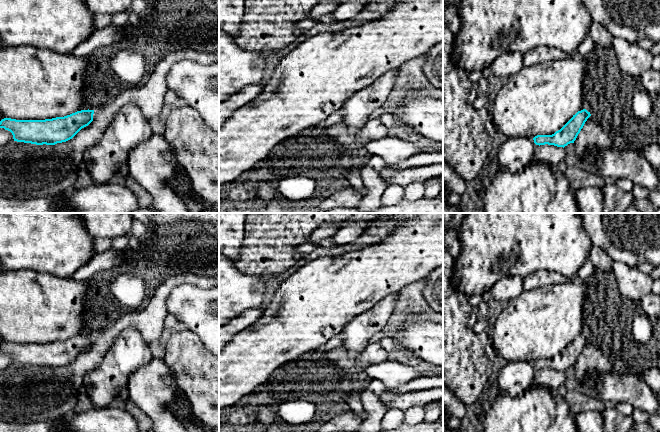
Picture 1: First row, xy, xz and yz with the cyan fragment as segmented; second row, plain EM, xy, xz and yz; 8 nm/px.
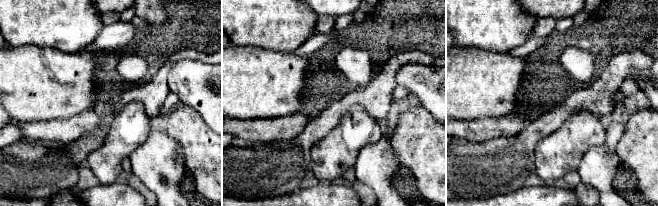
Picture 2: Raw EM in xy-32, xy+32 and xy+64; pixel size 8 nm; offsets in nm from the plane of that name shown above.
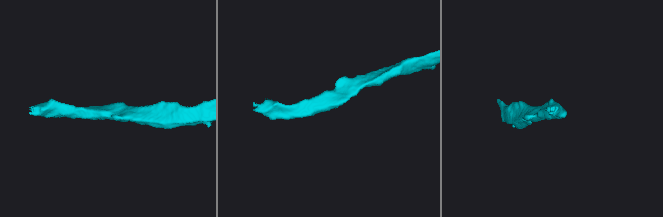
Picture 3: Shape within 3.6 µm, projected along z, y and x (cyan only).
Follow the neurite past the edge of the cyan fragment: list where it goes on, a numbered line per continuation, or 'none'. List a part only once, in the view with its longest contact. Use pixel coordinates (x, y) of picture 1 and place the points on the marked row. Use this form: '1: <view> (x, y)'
none

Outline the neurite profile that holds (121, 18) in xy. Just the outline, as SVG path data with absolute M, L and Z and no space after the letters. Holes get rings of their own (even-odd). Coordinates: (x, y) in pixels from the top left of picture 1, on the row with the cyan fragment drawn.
M127 10L127 11L120 12L120 13L113 15L111 24L115 26L128 24L128 17L129 17L130 12L131 10Z

